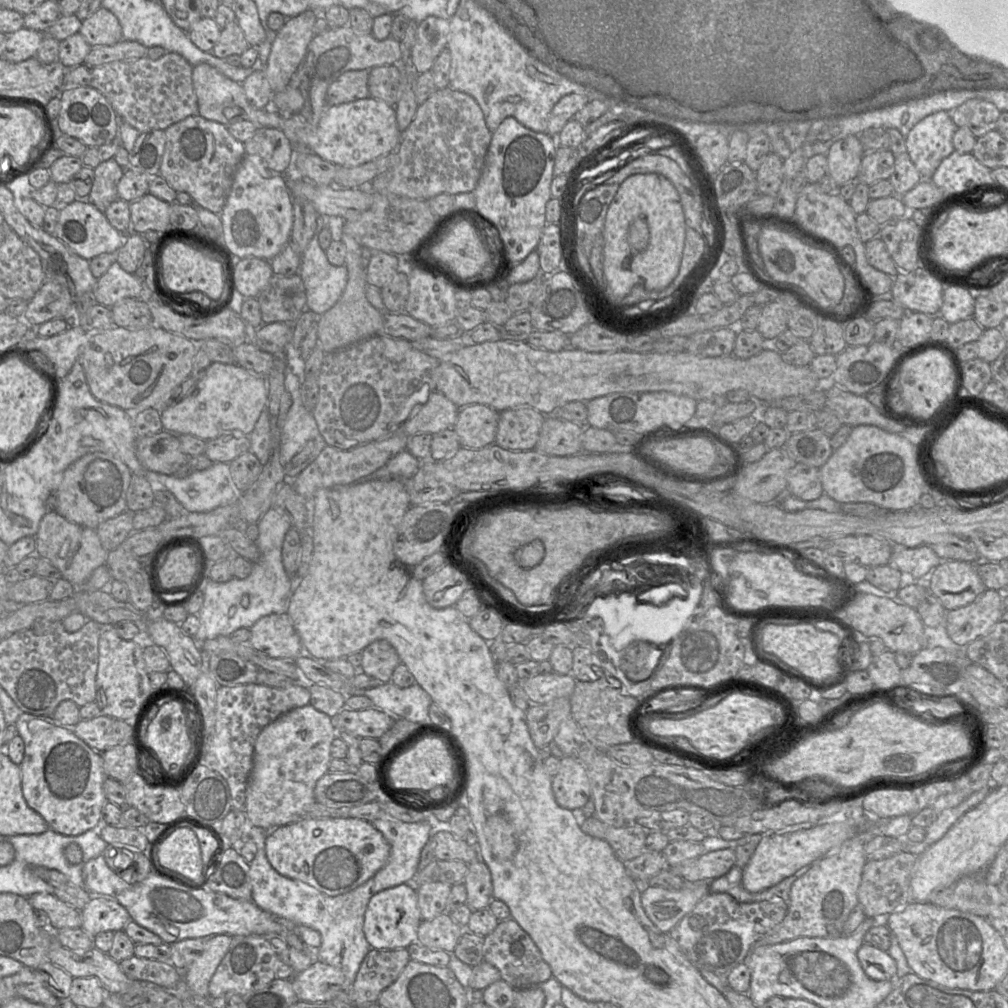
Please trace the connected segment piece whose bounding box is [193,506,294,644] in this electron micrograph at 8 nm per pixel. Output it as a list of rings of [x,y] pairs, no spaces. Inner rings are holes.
[[[272,506],[258,521],[259,536],[254,542],[258,546],[261,556],[253,563],[251,574],[245,579],[231,578],[227,582],[215,582],[206,578],[201,587],[204,601],[200,611],[196,614],[199,620],[199,628],[193,636],[199,644],[205,640],[218,636],[229,636],[240,628],[251,628],[259,619],[270,614],[287,613],[291,597],[294,593],[294,579],[285,571],[282,561],[282,547],[286,533],[292,527],[289,517],[279,507]]]

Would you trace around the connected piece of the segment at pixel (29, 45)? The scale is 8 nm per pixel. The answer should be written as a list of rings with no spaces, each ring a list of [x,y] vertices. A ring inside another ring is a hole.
[[[23,27],[8,35],[2,59],[10,62],[22,62],[35,57],[45,34]]]

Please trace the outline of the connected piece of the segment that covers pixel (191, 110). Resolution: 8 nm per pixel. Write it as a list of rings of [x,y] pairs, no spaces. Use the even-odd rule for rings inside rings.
[[[166,53],[156,60],[142,57],[115,61],[98,66],[68,68],[63,90],[74,87],[91,87],[110,102],[122,120],[140,132],[165,130],[169,126],[198,114],[198,102],[192,83],[193,66],[180,54]]]

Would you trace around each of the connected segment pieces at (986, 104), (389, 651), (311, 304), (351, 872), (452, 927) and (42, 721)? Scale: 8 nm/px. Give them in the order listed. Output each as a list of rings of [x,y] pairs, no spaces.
[[[973,98],[949,111],[957,128],[968,128],[976,138],[996,129],[1001,111],[991,102]]]
[[[376,640],[362,651],[361,671],[382,683],[391,681],[400,663],[396,650],[386,640]]]
[[[319,215],[314,234],[309,241],[303,255],[298,274],[300,275],[306,293],[306,308],[320,316],[329,310],[341,297],[348,279],[345,265],[334,266],[326,258],[325,251],[319,246],[318,234],[324,227],[324,216]]]
[[[301,818],[267,830],[265,850],[281,875],[300,880],[329,896],[350,892],[373,877],[387,862],[390,844],[371,822],[357,818]]]
[[[443,912],[432,920],[422,920],[417,931],[417,942],[448,953],[454,949],[463,934],[464,928],[458,925],[449,913]]]
[[[22,713],[15,722],[25,750],[19,764],[23,796],[33,810],[39,813],[50,829],[63,835],[75,836],[102,825],[102,808],[107,802],[103,783],[108,778],[104,772],[101,753],[90,748],[70,728],[56,723],[50,716]]]

